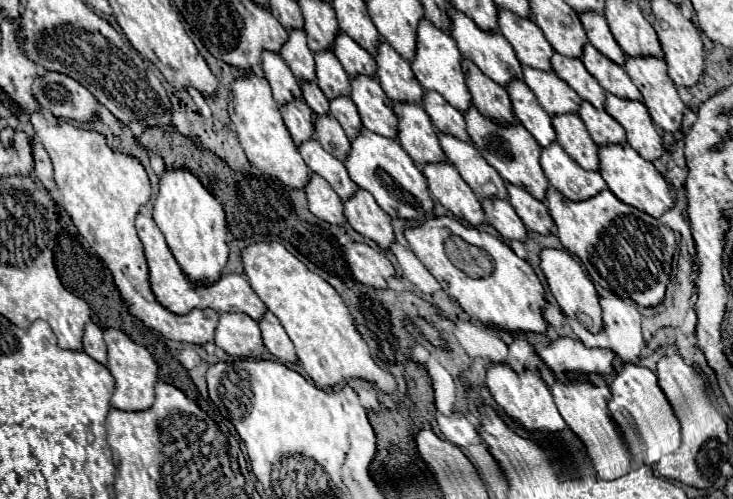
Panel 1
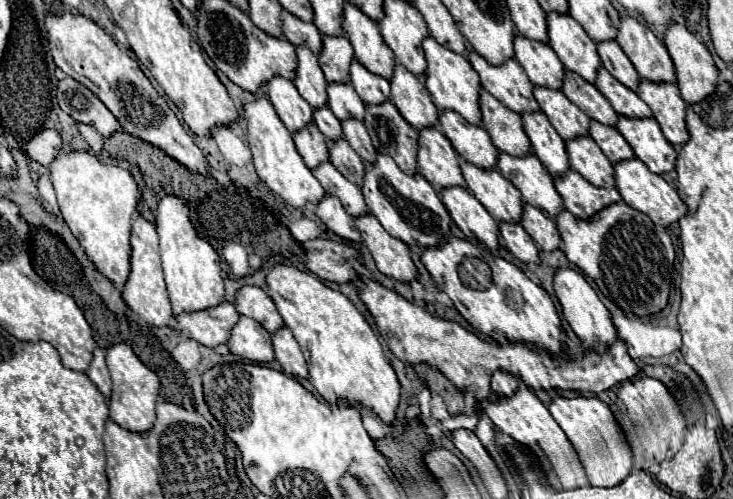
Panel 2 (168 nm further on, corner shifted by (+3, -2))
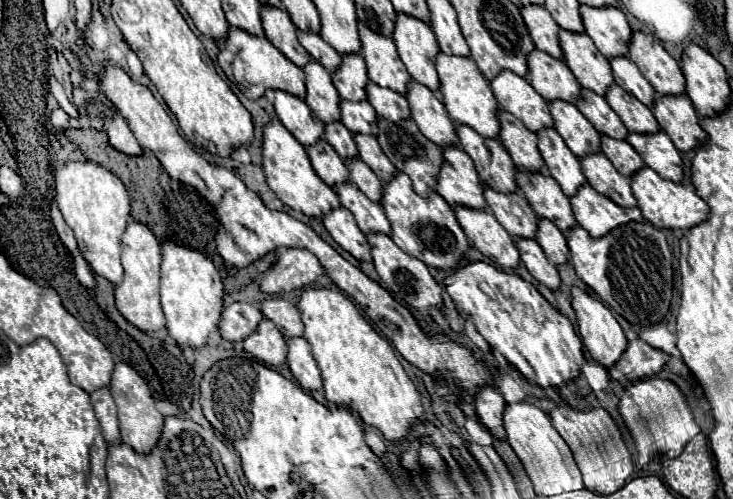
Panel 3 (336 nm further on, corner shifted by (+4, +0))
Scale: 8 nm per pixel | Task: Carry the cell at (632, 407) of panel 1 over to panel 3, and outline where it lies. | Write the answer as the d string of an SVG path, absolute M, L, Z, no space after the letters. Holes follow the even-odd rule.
M659 377L631 383L621 395L619 413L631 431L637 447L637 463L641 467L645 467L649 461L667 461L681 455L683 447L701 431L679 387Z

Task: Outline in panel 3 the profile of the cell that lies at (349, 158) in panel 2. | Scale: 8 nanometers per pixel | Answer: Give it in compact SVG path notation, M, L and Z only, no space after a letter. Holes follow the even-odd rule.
M353 157L353 159L343 159L347 169L349 169L349 181L355 183L371 201L377 201L381 199L381 191L383 191L383 185L379 181L379 177L369 169L369 165L365 165L361 159Z

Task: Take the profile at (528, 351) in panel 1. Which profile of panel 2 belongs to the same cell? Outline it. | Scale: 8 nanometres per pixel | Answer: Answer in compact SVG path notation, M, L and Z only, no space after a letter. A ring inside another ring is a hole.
M496 371L490 379L490 389L492 397L512 397L514 391L518 389L518 379L506 371ZM498 383L498 385L496 385Z

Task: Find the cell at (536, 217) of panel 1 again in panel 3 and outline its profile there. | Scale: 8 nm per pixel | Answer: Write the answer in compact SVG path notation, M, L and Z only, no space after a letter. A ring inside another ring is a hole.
M539 219L537 221L539 229L537 229L537 243L541 245L541 249L545 251L545 255L549 257L549 261L553 265L561 265L569 261L569 247L565 241L565 235L549 221L549 219Z

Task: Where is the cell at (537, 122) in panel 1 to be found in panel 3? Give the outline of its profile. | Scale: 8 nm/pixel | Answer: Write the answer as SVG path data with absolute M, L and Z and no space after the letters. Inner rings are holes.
M545 127L537 133L537 145L549 175L561 185L565 195L573 195L579 185L585 183L579 157L573 157L573 153L565 149L565 141L561 141L561 135L553 127Z

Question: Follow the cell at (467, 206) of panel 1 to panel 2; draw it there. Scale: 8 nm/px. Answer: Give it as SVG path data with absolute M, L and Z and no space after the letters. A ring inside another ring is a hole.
M448 187L440 191L442 203L452 215L452 221L466 237L474 237L490 251L500 249L500 229L482 203L462 187Z

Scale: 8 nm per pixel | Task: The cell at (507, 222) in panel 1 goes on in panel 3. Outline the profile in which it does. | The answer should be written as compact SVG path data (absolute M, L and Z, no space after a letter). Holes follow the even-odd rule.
M515 239L515 247L521 253L521 261L527 267L527 271L541 283L545 283L551 291L559 287L559 273L557 269L547 261L543 249L535 239Z

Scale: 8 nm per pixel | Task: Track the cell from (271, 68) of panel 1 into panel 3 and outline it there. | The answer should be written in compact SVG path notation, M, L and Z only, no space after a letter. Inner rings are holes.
M275 91L275 113L289 133L293 133L293 137L297 137L297 141L305 147L313 145L323 135L325 123L317 121L309 105L291 93Z

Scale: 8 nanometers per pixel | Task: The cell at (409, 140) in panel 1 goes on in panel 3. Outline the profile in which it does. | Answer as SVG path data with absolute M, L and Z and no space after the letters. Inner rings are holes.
M457 145L443 149L445 163L441 165L435 191L451 205L465 205L473 209L485 209L483 185L475 171L471 157Z

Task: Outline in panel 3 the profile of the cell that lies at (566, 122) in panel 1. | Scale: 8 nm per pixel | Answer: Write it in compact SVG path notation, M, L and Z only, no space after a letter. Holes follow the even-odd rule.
M589 153L579 157L587 183L601 195L609 197L617 205L633 207L635 197L629 187L629 179L623 177L603 153Z

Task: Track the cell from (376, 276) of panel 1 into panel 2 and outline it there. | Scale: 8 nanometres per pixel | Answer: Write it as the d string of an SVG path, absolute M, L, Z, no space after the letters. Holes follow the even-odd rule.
M314 239L302 243L302 249L306 253L306 269L320 279L334 283L348 283L358 279L354 267L360 265L362 257L354 247L330 239Z

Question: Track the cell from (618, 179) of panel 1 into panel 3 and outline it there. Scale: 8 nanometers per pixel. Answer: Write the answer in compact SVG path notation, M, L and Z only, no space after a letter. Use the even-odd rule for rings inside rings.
M641 167L639 171L635 171L629 177L629 181L631 181L633 195L637 199L637 207L643 213L643 219L647 219L649 223L653 223L659 229L689 229L693 225L705 221L709 215L707 203L699 195L695 195L695 191L689 191L679 183L663 179L649 167Z

